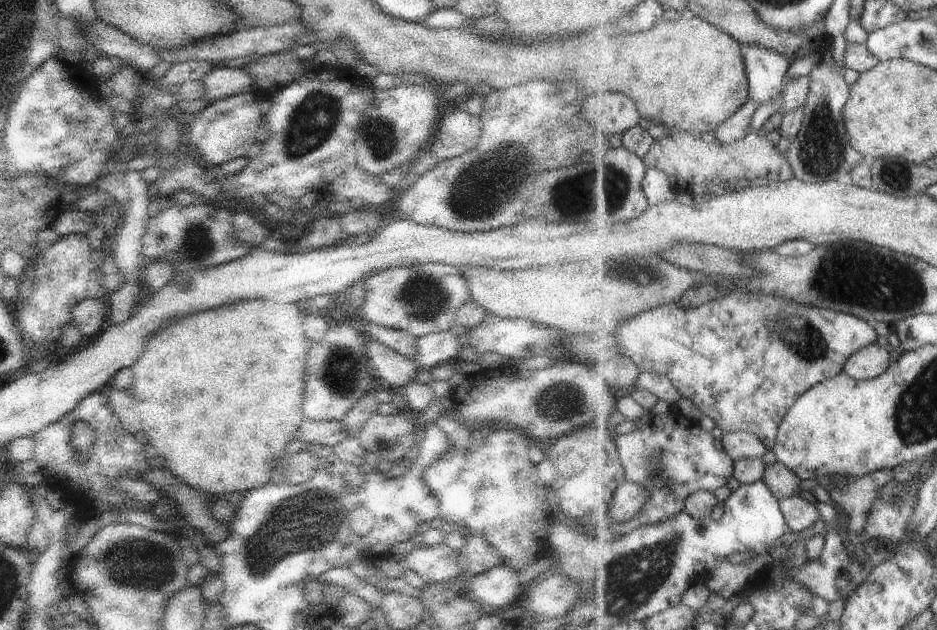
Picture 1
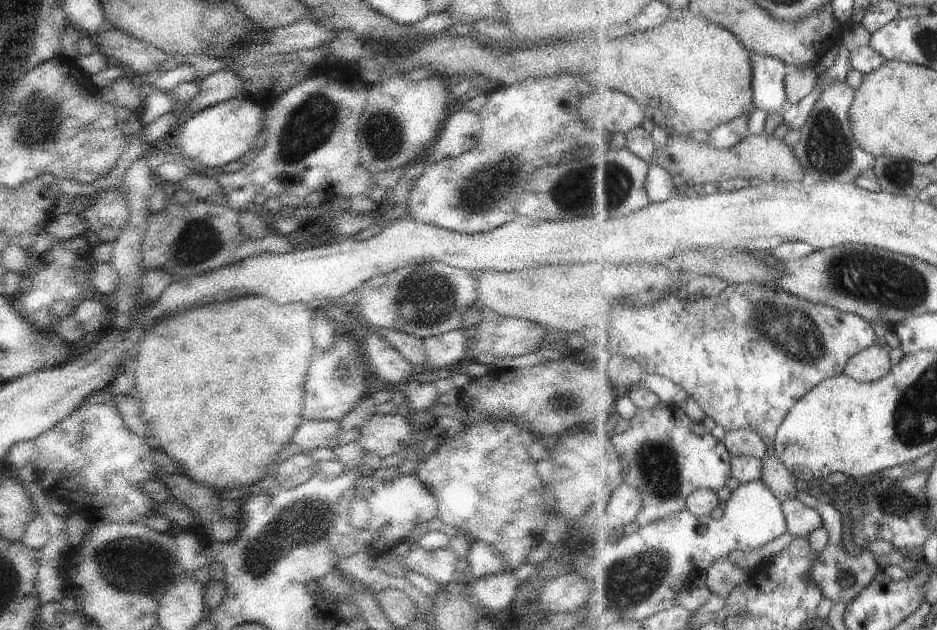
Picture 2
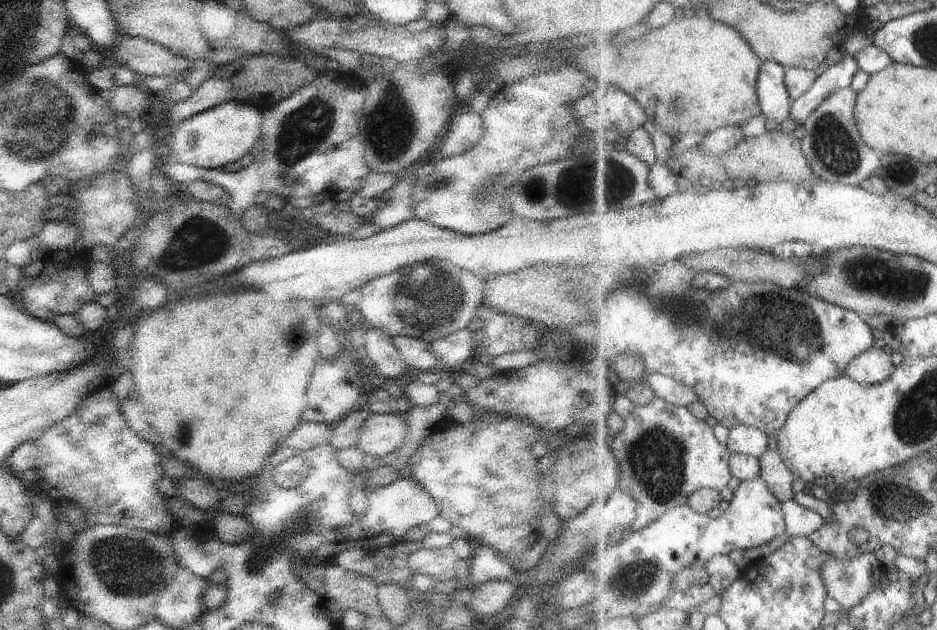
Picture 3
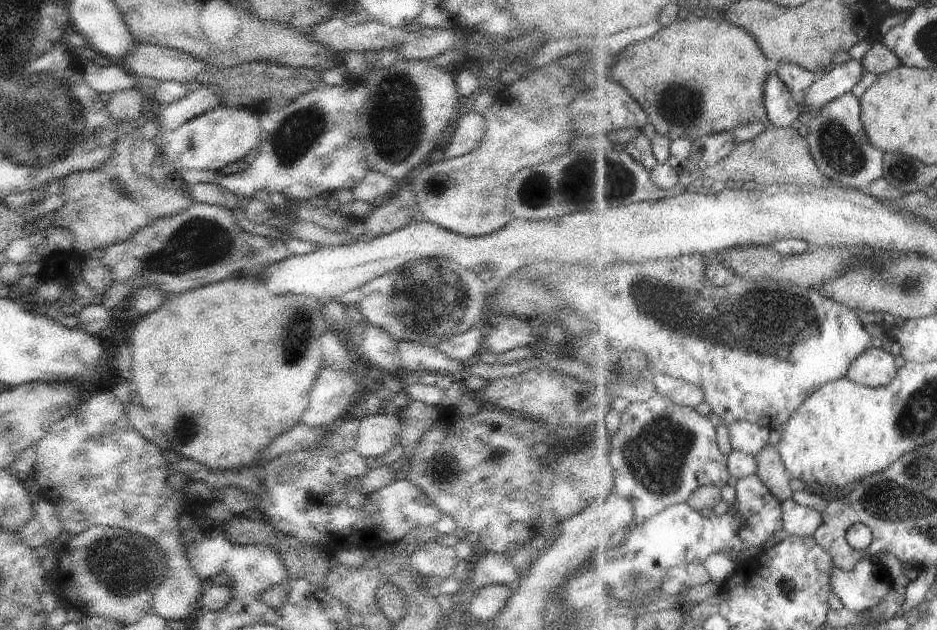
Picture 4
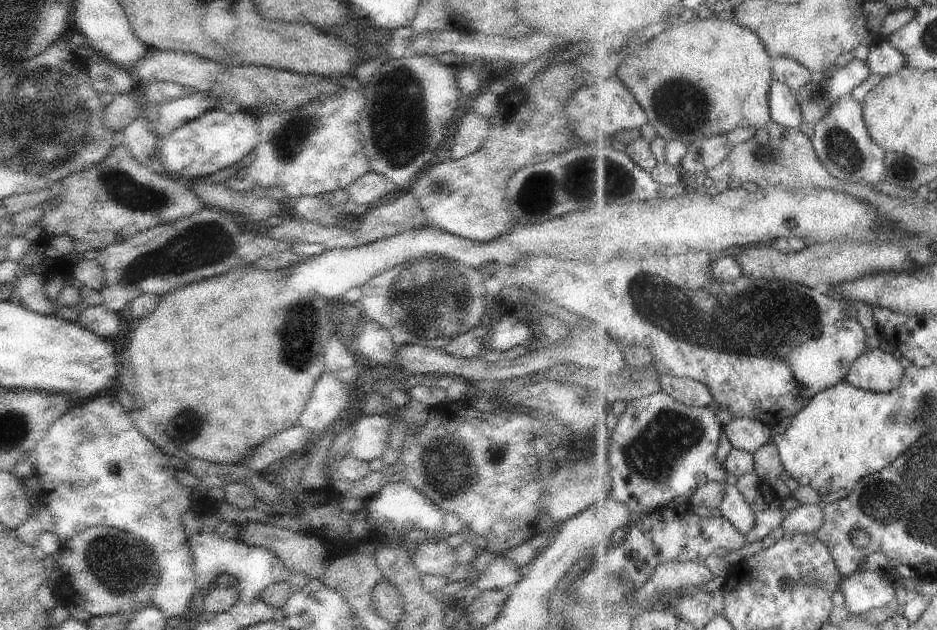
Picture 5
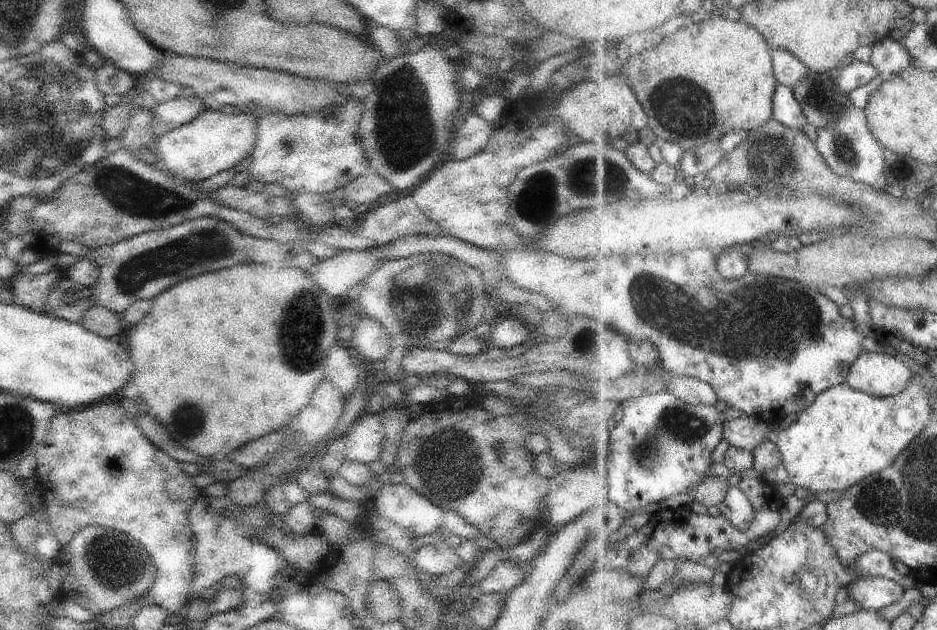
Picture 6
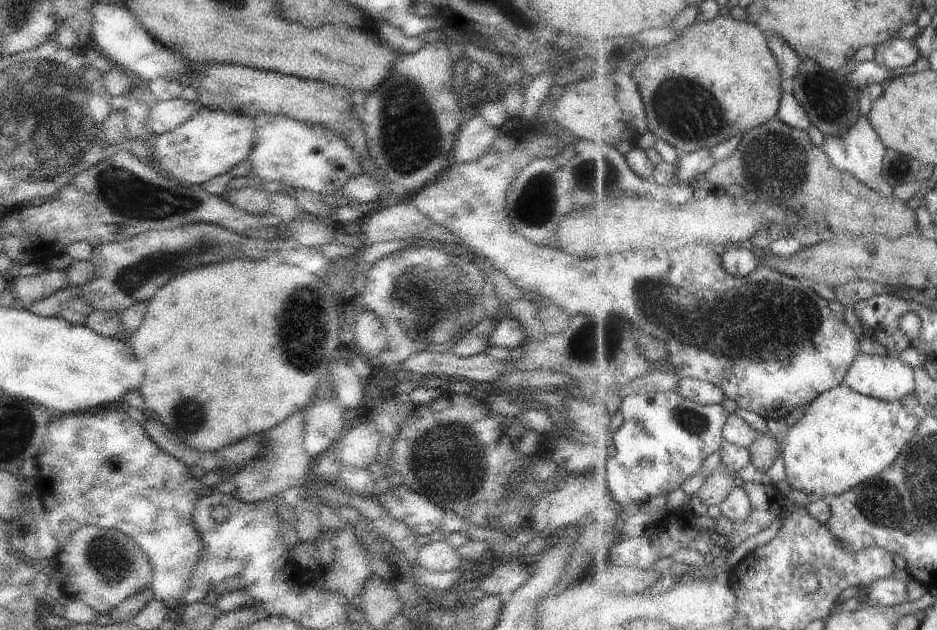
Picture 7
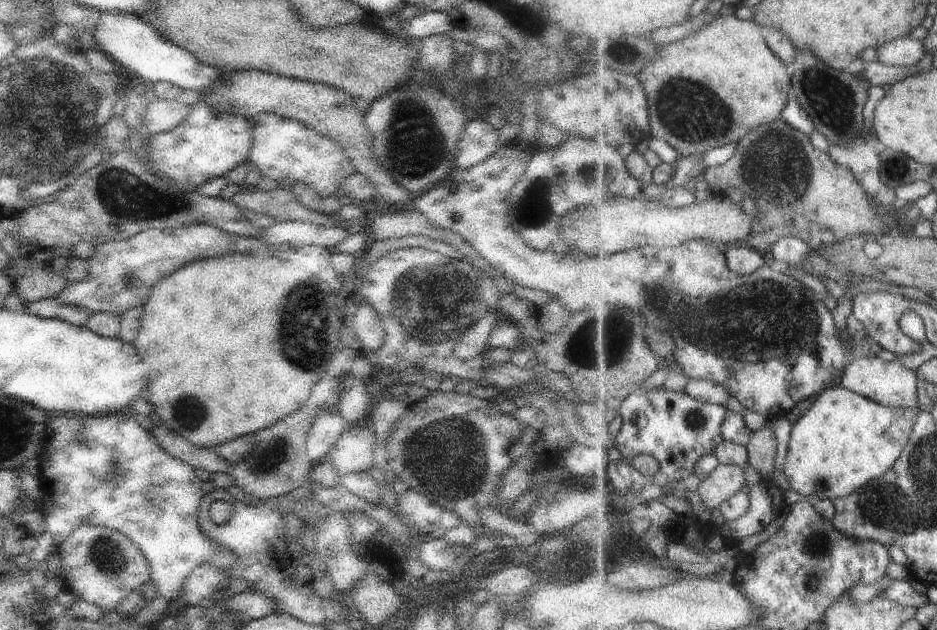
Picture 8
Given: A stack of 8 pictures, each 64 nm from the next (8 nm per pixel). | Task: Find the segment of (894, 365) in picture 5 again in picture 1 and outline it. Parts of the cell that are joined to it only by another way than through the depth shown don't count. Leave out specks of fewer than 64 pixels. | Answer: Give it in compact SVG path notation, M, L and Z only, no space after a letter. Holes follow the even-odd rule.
M873 343L849 357L844 373L857 380L871 380L882 375L891 366L891 351Z

